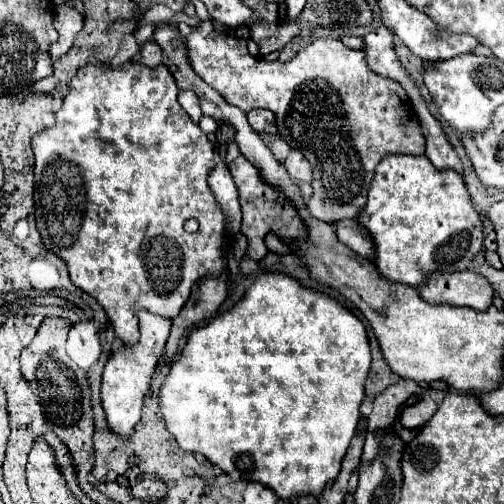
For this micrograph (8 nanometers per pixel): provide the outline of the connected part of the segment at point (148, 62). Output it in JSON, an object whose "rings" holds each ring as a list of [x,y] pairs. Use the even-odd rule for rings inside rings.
{"rings":[[[147,40],[147,42],[141,46],[139,54],[137,54],[133,60],[135,60],[135,62],[141,62],[141,64],[145,64],[145,66],[149,66],[149,68],[155,68],[155,66],[159,66],[159,62],[161,62],[161,48],[159,48],[153,40]]]}

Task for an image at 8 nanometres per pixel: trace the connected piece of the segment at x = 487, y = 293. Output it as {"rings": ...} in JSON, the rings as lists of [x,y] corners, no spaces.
{"rings":[[[473,270],[453,274],[433,272],[433,276],[429,276],[429,280],[425,280],[417,292],[427,304],[469,306],[481,312],[491,306],[491,298],[495,294],[491,284]]]}

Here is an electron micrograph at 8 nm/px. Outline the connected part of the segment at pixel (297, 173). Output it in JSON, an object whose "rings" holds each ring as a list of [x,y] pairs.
{"rings":[[[291,150],[287,160],[285,160],[285,168],[289,172],[291,178],[299,180],[299,182],[311,182],[313,174],[311,174],[311,168],[309,168],[309,162],[305,160],[303,152],[301,150]]]}

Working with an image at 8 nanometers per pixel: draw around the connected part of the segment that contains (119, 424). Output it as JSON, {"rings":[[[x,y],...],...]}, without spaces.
{"rings":[[[141,310],[139,312],[139,330],[141,338],[137,344],[125,346],[121,344],[107,360],[105,370],[103,370],[103,384],[101,384],[101,398],[103,398],[103,408],[107,414],[109,426],[121,434],[121,436],[131,436],[135,424],[141,418],[141,408],[143,408],[143,396],[149,388],[151,374],[155,372],[155,366],[163,354],[165,342],[169,338],[171,330],[171,320],[165,320],[163,316],[151,316],[151,312]]]}

